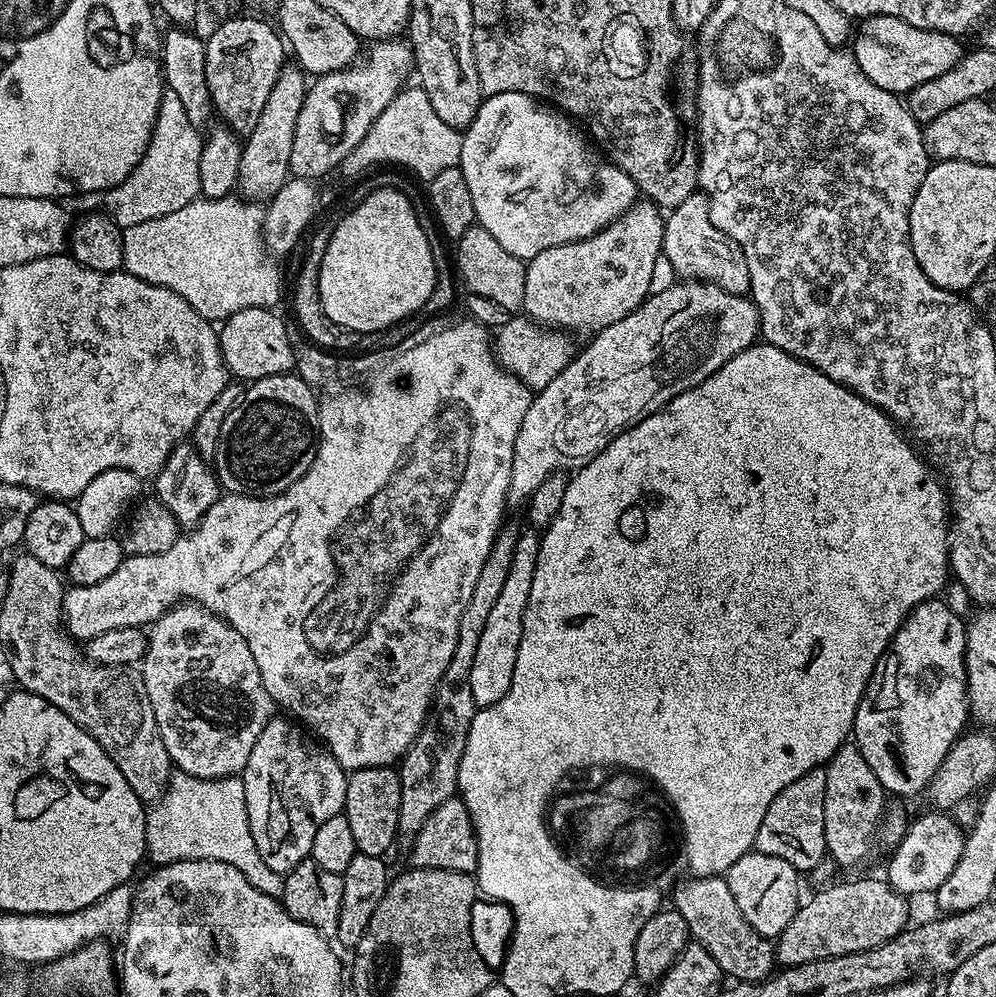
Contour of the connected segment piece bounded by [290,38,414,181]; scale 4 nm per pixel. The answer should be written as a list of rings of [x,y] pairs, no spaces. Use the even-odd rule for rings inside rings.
[[[400,38],[377,40],[373,47],[359,62],[353,62],[341,72],[328,72],[324,76],[315,77],[311,81],[308,92],[302,102],[302,114],[298,114],[298,122],[294,126],[294,150],[290,150],[291,175],[293,177],[315,181],[316,176],[324,176],[327,172],[339,169],[344,159],[366,138],[366,130],[374,126],[374,118],[390,106],[390,102],[405,87],[404,79],[414,72],[412,46]]]

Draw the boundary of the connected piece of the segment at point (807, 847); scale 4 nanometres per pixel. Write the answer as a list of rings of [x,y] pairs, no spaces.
[[[823,767],[802,774],[798,782],[790,782],[790,786],[786,786],[786,790],[779,792],[774,802],[770,802],[762,818],[762,826],[758,826],[755,851],[774,854],[774,858],[782,858],[785,862],[790,862],[790,866],[794,866],[797,872],[808,874],[826,857],[828,850],[824,837],[825,798],[826,774]]]

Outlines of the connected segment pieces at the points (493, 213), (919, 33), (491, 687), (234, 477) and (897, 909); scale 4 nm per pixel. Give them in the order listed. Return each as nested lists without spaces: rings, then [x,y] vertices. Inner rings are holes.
[[[521,92],[494,94],[481,99],[480,108],[463,129],[458,167],[466,178],[470,198],[474,198],[476,224],[490,230],[501,246],[525,262],[550,246],[562,246],[601,232],[638,200],[634,181],[618,165],[601,155],[565,113]]]
[[[870,16],[861,19],[859,24],[850,51],[856,57],[860,72],[866,74],[870,82],[882,86],[882,90],[897,94],[912,92],[914,86],[922,86],[922,82],[930,82],[930,78],[954,70],[966,55],[966,48],[960,45],[957,37],[945,32],[927,32],[918,26],[910,26],[910,22],[902,22],[902,18]]]
[[[536,530],[521,531],[518,546],[514,546],[514,558],[510,561],[510,574],[502,586],[494,610],[486,618],[486,627],[474,654],[474,666],[470,666],[470,694],[474,694],[477,708],[494,706],[503,698],[514,682],[514,662],[518,662],[518,646],[522,642],[522,622],[526,614],[526,602],[530,602],[530,585],[534,582],[534,566],[538,566],[538,550],[541,533]]]
[[[295,374],[253,380],[245,387],[244,395],[232,407],[230,414],[226,414],[226,422],[222,422],[222,434],[218,438],[218,446],[216,447],[216,455],[214,457],[216,479],[225,493],[238,496],[277,496],[286,491],[290,486],[294,486],[294,482],[298,482],[298,478],[302,478],[302,474],[306,474],[306,470],[310,470],[310,466],[316,457],[316,448],[320,445],[320,405],[318,396],[315,396],[312,392],[315,392],[313,385],[307,384],[301,376]]]
[[[887,879],[838,883],[821,887],[817,896],[809,900],[807,897],[797,908],[794,918],[775,941],[774,960],[777,960],[777,965],[793,968],[806,962],[870,950],[905,931],[909,923],[905,897],[894,891]]]

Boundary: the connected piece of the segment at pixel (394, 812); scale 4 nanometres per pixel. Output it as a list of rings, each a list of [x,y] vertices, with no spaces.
[[[395,767],[357,768],[348,777],[344,811],[342,815],[350,822],[357,852],[383,857],[384,851],[398,840],[400,827],[400,773]]]

